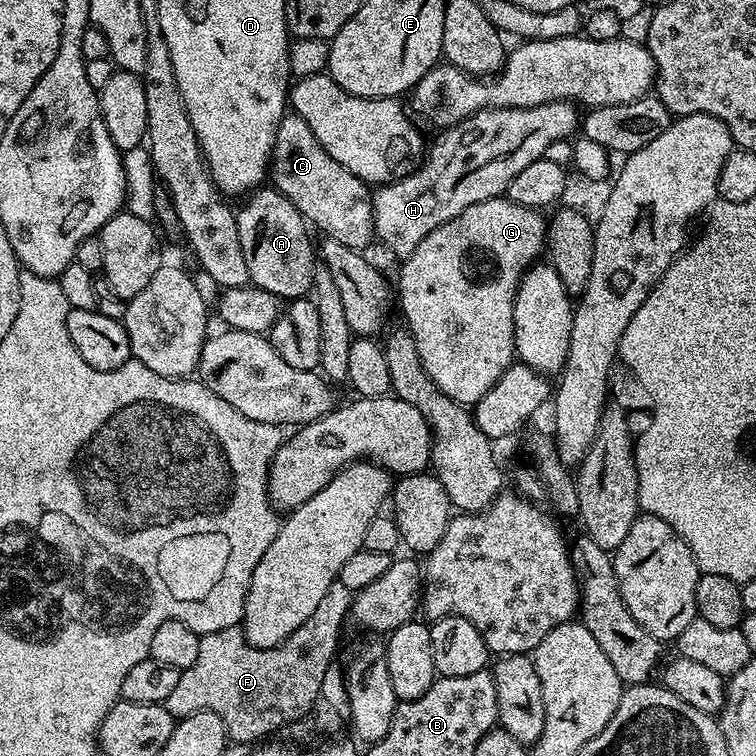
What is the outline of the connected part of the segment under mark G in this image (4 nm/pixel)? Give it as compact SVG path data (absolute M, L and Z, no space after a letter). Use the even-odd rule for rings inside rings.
M497 198L487 200L486 202L478 202L474 206L470 206L466 210L462 210L462 214L458 214L454 218L450 218L450 222L446 222L442 226L438 226L438 230L430 230L430 234L426 234L426 238L422 238L422 242L418 242L418 247L414 249L414 254L403 257L400 268L400 292L398 288L398 304L400 300L400 308L404 311L403 323L411 332L414 342L420 351L422 358L422 366L426 370L426 374L438 386L438 390L442 390L442 394L446 394L454 402L465 406L475 406L479 400L486 395L491 388L500 380L501 371L508 367L512 353L515 353L514 346L514 302L516 301L516 285L523 278L526 266L533 263L532 256L541 255L542 252L542 216L535 208L523 208L518 206L507 198Z

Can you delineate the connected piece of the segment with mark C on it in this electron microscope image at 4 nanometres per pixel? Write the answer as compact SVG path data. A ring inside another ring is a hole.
M286 114L280 119L272 147L270 184L302 213L313 229L321 228L327 239L357 250L364 250L368 243L373 243L376 227L369 185L350 174L346 166L334 162L334 158L322 150L318 138L314 138L310 126L298 115Z

